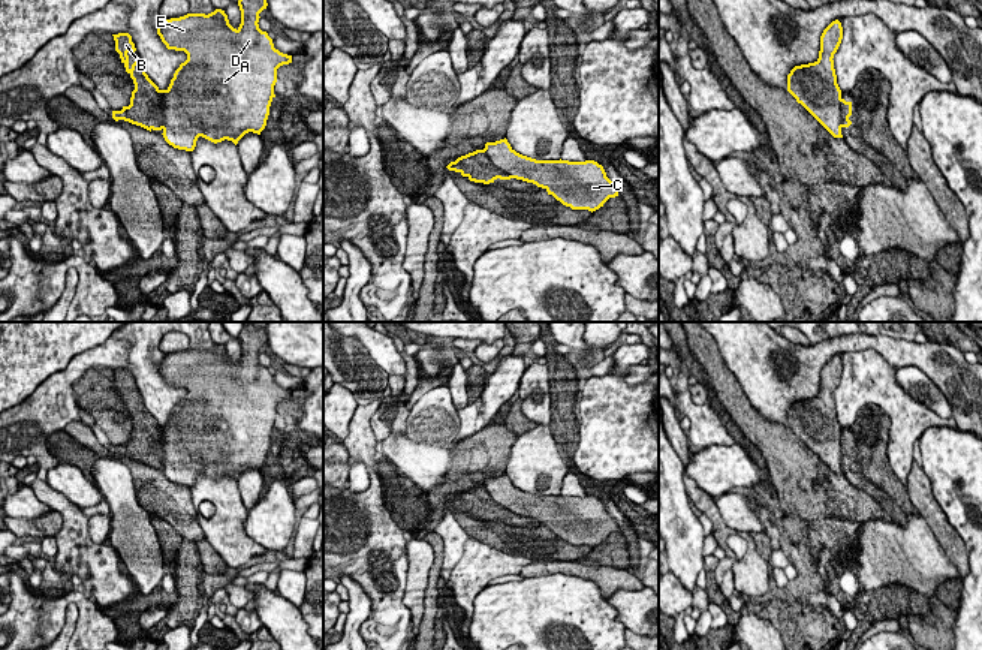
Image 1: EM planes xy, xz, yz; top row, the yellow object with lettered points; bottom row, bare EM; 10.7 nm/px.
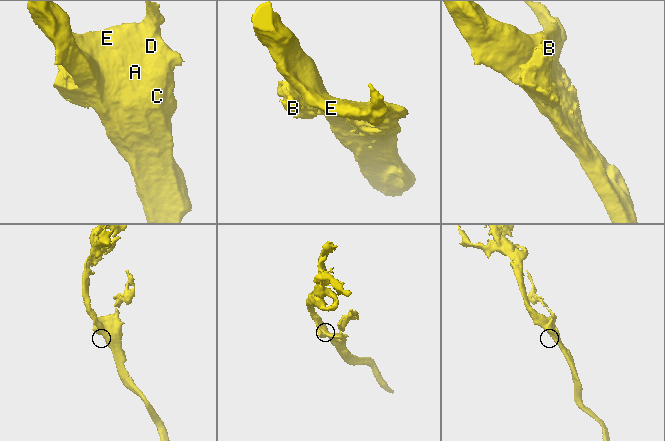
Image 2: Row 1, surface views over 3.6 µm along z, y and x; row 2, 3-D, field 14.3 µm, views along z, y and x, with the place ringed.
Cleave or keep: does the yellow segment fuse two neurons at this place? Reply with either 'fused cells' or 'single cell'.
fused cells

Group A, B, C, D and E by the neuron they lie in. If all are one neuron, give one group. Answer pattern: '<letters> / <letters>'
A C D E / B

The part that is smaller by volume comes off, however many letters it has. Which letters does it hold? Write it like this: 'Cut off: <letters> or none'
Cut off: B

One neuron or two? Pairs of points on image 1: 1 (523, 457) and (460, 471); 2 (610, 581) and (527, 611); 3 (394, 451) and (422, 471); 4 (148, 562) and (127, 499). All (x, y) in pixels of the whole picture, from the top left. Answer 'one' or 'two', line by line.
1: two
2: two
3: one
4: one

